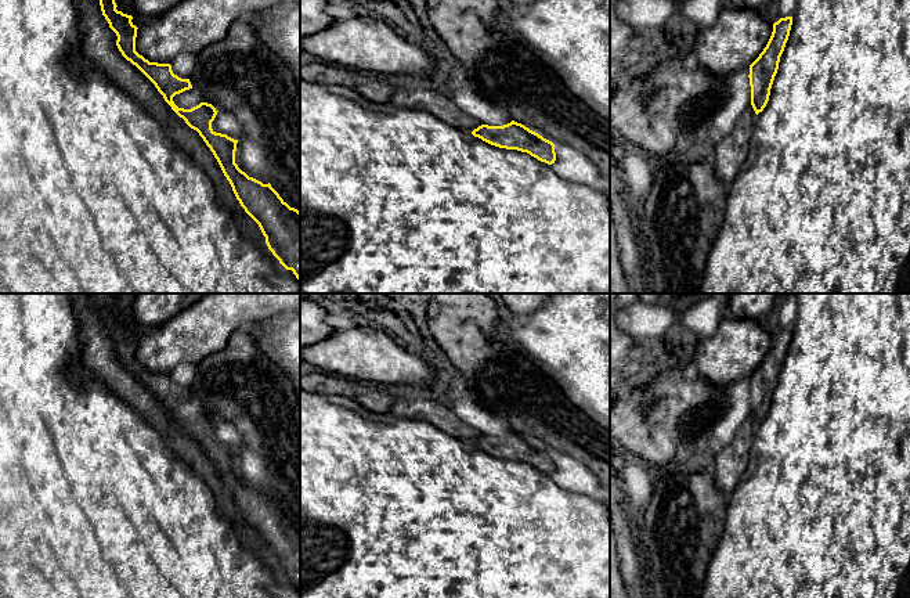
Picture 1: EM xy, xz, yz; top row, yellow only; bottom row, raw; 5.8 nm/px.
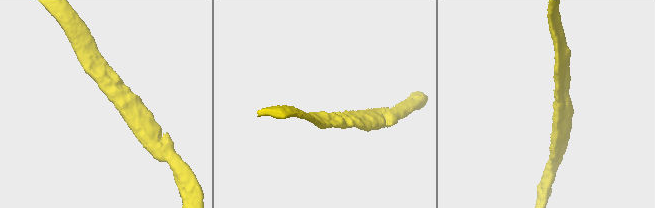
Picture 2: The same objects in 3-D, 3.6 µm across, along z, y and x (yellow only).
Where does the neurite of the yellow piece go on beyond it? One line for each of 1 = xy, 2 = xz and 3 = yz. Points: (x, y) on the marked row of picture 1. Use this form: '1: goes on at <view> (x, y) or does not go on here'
1: does not go on here
2: does not go on here
3: does not go on here

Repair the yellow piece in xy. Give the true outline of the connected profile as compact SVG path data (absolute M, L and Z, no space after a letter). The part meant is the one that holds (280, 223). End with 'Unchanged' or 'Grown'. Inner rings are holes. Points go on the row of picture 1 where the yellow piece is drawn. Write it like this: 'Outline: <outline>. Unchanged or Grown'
Outline: M100 0L100 6L102 15L109 24L109 28L118 36L116 46L122 55L133 65L136 65L155 84L155 87L163 96L165 101L171 107L171 109L180 118L183 118L191 129L199 133L199 136L203 138L203 141L217 159L241 206L259 224L263 235L266 237L266 244L268 249L279 260L279 263L286 270L292 270L296 278L300 281L300 212L295 208L290 208L271 187L270 183L263 184L261 181L249 177L245 172L238 167L238 165L235 163L235 151L238 140L234 140L227 134L216 133L212 129L212 122L214 120L219 112L212 104L201 102L199 105L191 109L178 108L174 104L173 97L176 94L192 89L192 84L189 79L181 79L174 75L170 64L149 62L136 51L136 37L138 28L131 22L133 17L118 11L115 0Z. Unchanged

